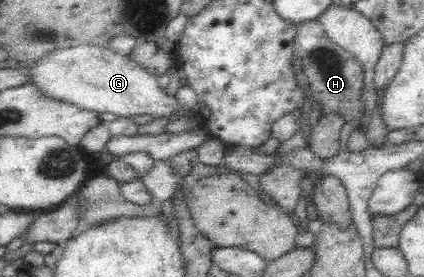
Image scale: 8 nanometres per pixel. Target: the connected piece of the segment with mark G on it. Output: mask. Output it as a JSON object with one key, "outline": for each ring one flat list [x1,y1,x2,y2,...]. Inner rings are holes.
{"outline":[[88,41,47,53,28,67,28,76,28,82,49,98,70,102,95,113,108,113,111,117,131,118,145,114,154,118,168,117,173,116,175,111,185,115,176,95,167,95,165,89,157,83,157,76,131,60,129,55,119,54,108,46,90,44]]}

